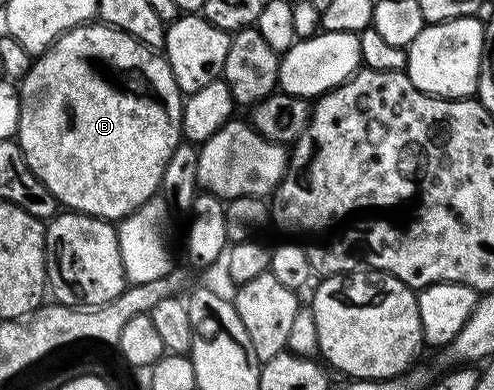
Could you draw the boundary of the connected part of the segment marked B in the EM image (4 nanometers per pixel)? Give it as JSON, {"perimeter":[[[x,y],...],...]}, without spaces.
{"perimeter":[[[105,23],[77,25],[75,29],[62,34],[45,53],[31,64],[28,75],[24,78],[24,85],[26,85],[26,93],[24,89],[24,99],[20,100],[20,119],[16,140],[24,151],[24,159],[28,167],[40,179],[40,183],[44,183],[47,193],[54,196],[59,206],[75,213],[86,213],[89,217],[98,217],[101,221],[118,223],[129,217],[131,213],[135,213],[140,206],[147,204],[153,198],[150,196],[154,192],[156,194],[159,192],[164,169],[168,166],[168,161],[172,158],[176,147],[184,141],[182,136],[184,94],[179,89],[170,65],[161,52],[149,49],[132,35]]]}

